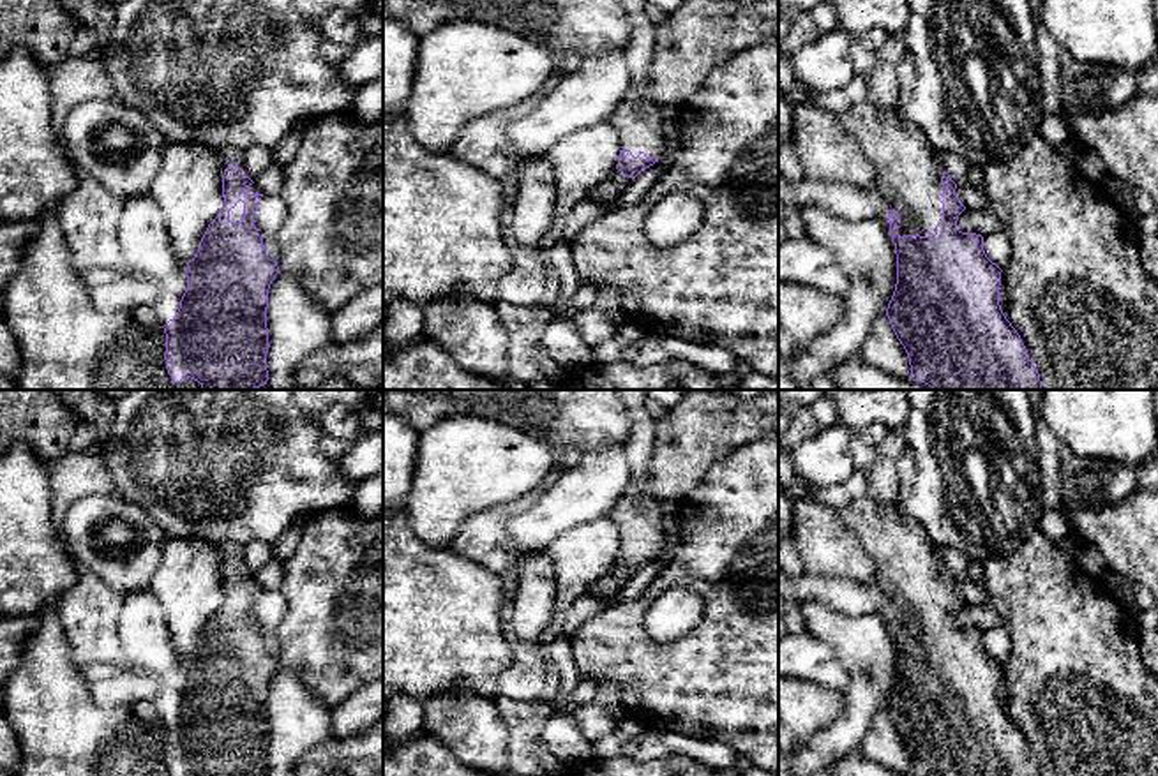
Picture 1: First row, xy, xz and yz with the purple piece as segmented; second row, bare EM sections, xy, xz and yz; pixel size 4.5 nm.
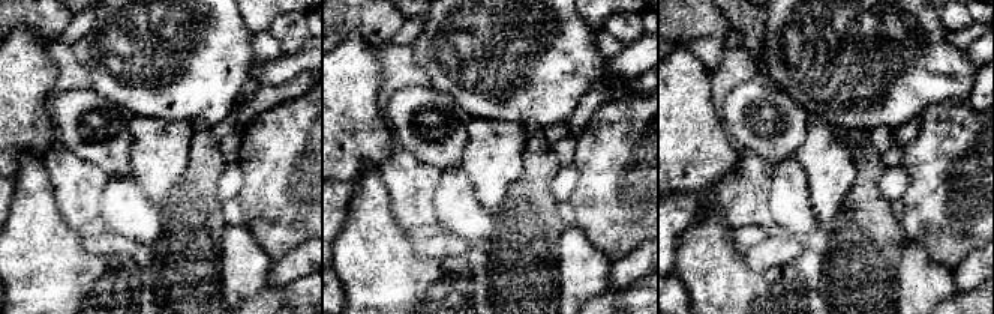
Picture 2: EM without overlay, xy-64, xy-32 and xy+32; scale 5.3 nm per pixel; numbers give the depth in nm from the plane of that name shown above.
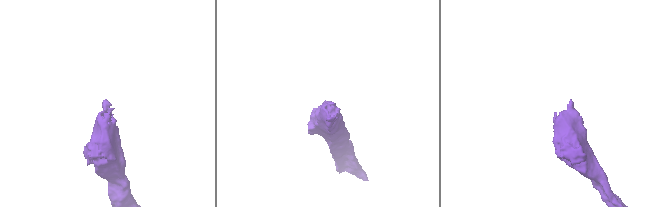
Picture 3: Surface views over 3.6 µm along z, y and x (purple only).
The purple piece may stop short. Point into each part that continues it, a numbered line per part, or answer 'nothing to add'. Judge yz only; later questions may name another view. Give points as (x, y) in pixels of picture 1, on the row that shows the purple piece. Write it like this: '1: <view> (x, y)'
1: yz (908, 175)

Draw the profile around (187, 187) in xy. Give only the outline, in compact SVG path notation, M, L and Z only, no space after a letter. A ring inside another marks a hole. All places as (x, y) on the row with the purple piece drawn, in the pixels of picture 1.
M166 143L150 194L166 222L177 256L187 265L208 224L222 208L228 155L199 145Z

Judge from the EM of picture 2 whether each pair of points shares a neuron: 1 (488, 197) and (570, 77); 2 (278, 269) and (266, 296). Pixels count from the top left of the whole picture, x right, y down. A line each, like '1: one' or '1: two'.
1: two
2: two

